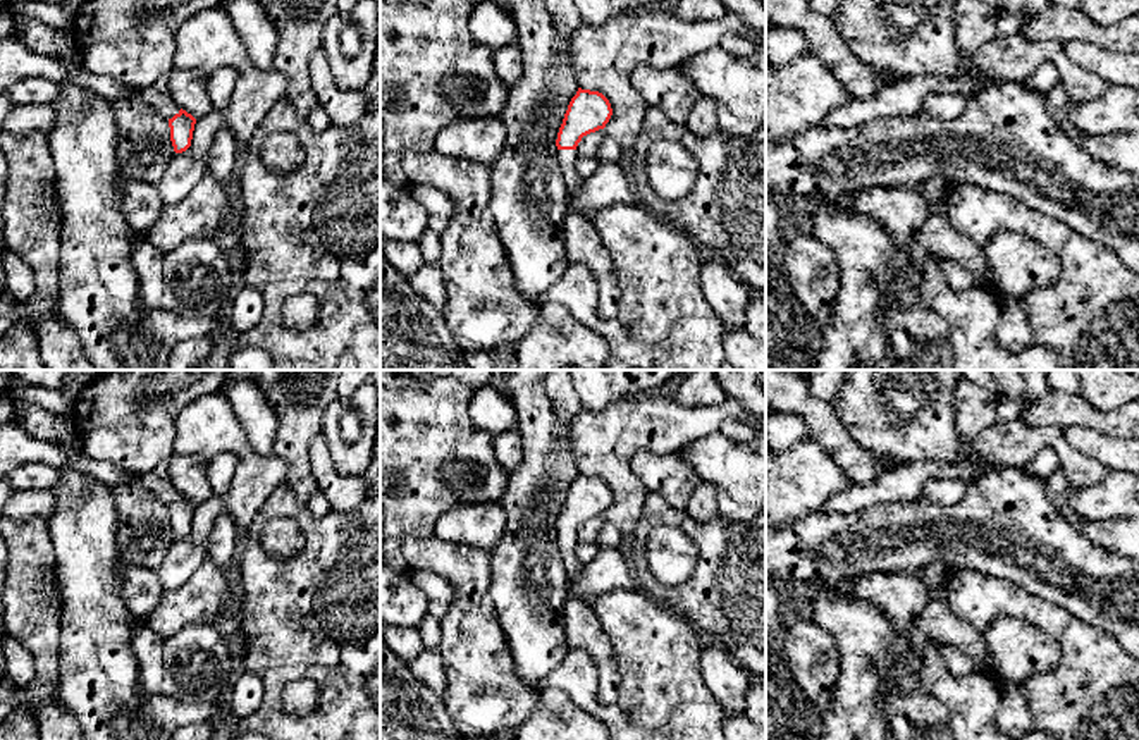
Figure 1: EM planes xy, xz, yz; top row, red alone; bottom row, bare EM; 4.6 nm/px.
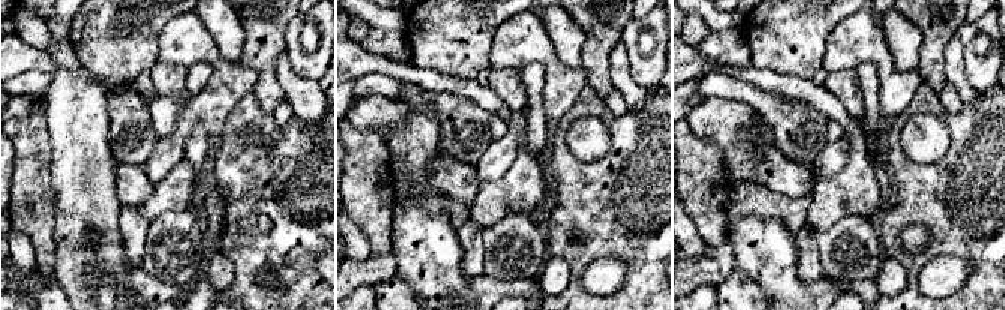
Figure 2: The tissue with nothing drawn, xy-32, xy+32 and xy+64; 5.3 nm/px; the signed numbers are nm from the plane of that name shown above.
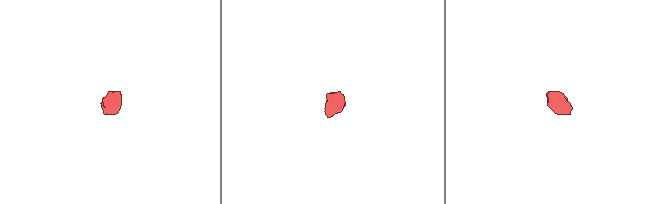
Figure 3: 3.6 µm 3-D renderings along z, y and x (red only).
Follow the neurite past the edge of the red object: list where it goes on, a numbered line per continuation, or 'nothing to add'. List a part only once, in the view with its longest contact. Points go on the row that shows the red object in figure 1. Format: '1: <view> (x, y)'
1: xz (566, 159)

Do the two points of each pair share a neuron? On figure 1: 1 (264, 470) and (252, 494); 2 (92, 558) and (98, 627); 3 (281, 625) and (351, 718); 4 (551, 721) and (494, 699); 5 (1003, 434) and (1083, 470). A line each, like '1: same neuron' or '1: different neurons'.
1: same neuron
2: same neuron
3: same neuron
4: different neurons
5: same neuron

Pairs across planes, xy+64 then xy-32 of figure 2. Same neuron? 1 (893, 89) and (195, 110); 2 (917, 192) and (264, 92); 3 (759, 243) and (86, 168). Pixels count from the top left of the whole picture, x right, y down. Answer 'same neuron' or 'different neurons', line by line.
1: same neuron
2: different neurons
3: same neuron

